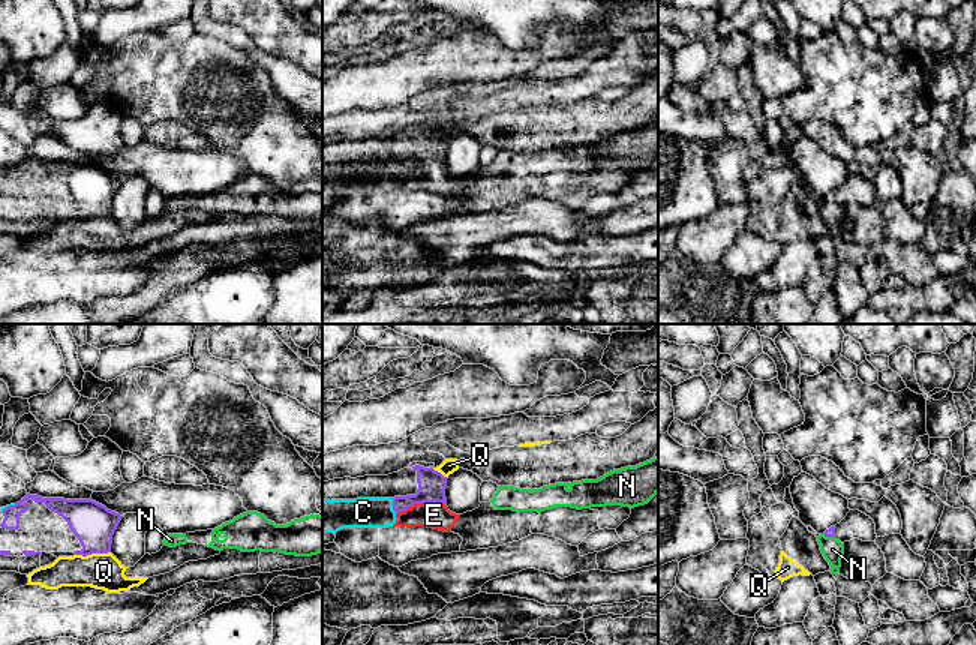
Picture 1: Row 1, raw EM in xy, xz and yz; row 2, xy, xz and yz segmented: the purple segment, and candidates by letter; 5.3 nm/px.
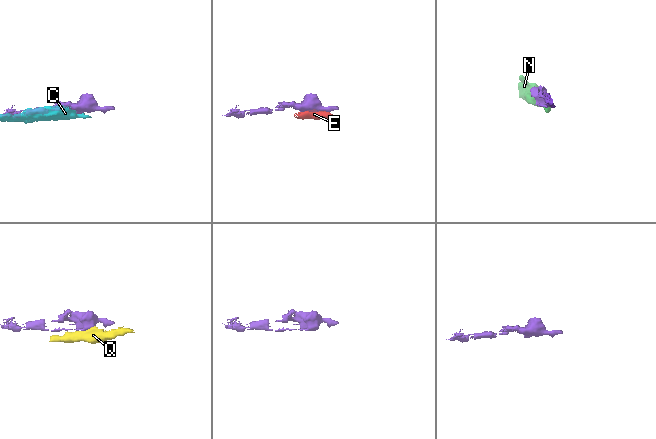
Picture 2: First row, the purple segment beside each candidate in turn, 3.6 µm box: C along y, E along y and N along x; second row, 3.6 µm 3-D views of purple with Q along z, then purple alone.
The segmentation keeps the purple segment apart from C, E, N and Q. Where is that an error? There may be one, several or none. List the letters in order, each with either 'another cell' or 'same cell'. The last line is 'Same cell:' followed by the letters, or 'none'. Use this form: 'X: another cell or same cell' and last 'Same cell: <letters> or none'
C: same cell
E: same cell
N: another cell
Q: another cell
Same cell: C, E

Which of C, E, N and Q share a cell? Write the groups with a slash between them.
C E / N / Q

